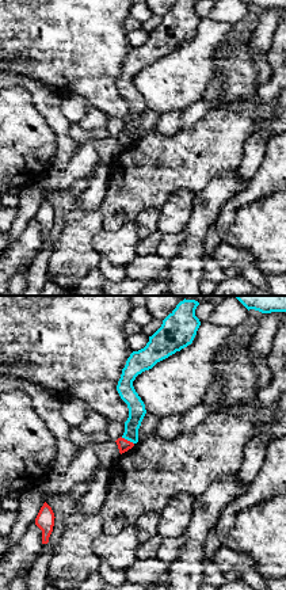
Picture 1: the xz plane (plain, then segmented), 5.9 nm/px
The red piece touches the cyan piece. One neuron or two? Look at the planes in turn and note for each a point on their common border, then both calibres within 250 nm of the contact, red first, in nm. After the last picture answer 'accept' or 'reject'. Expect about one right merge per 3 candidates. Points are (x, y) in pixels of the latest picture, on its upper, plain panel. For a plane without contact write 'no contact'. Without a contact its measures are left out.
meets red at (126, 136); 80 nm thick on the red side, 100 nm on the other

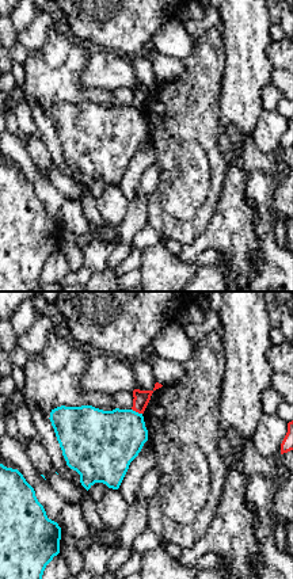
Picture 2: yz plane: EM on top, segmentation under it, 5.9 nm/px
meets red at (137, 107); 100 nm thick on the red side, 360 nm on the other

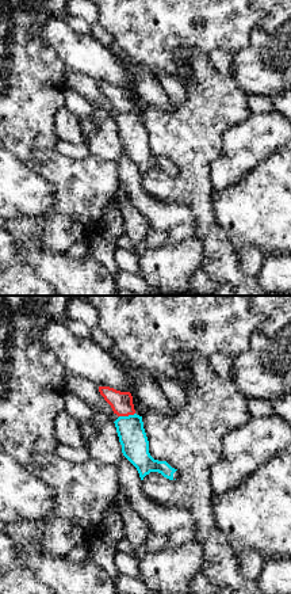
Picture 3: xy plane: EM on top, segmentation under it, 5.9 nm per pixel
meets red at (126, 111); 130 nm thick on the red side, 160 nm on the other

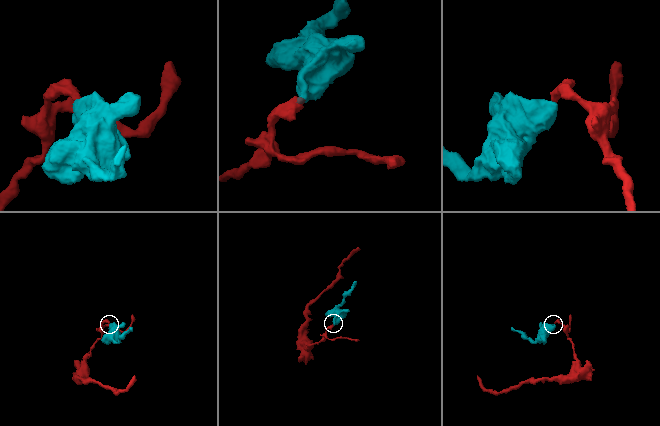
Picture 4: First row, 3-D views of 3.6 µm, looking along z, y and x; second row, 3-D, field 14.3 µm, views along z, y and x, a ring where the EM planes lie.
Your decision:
reject

